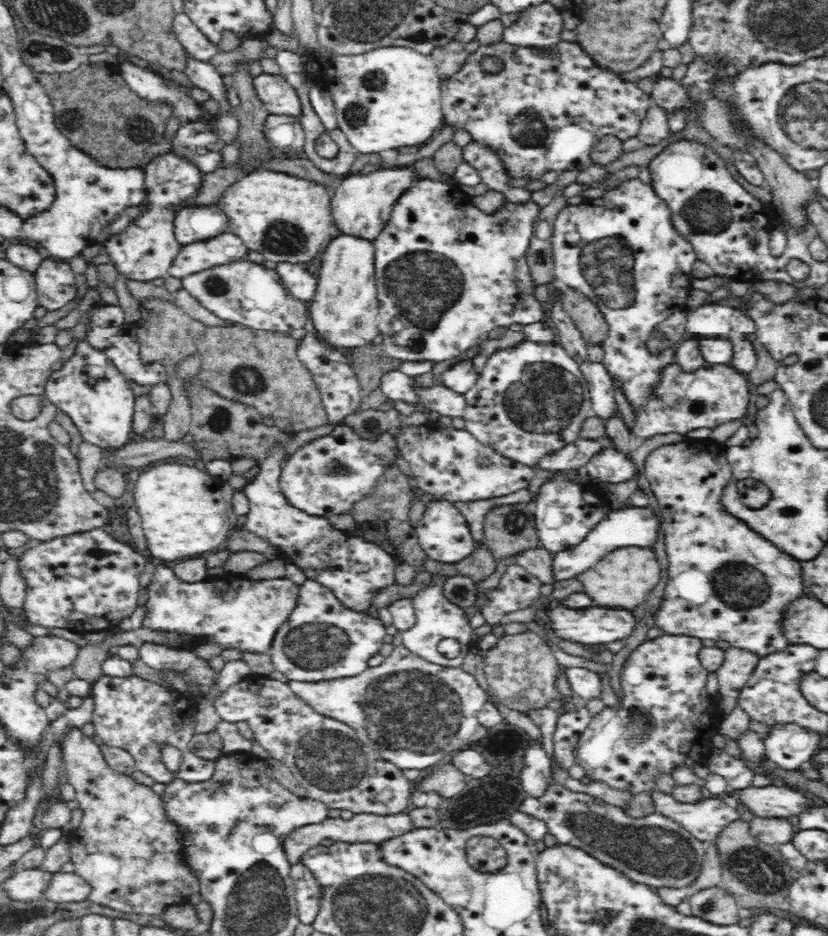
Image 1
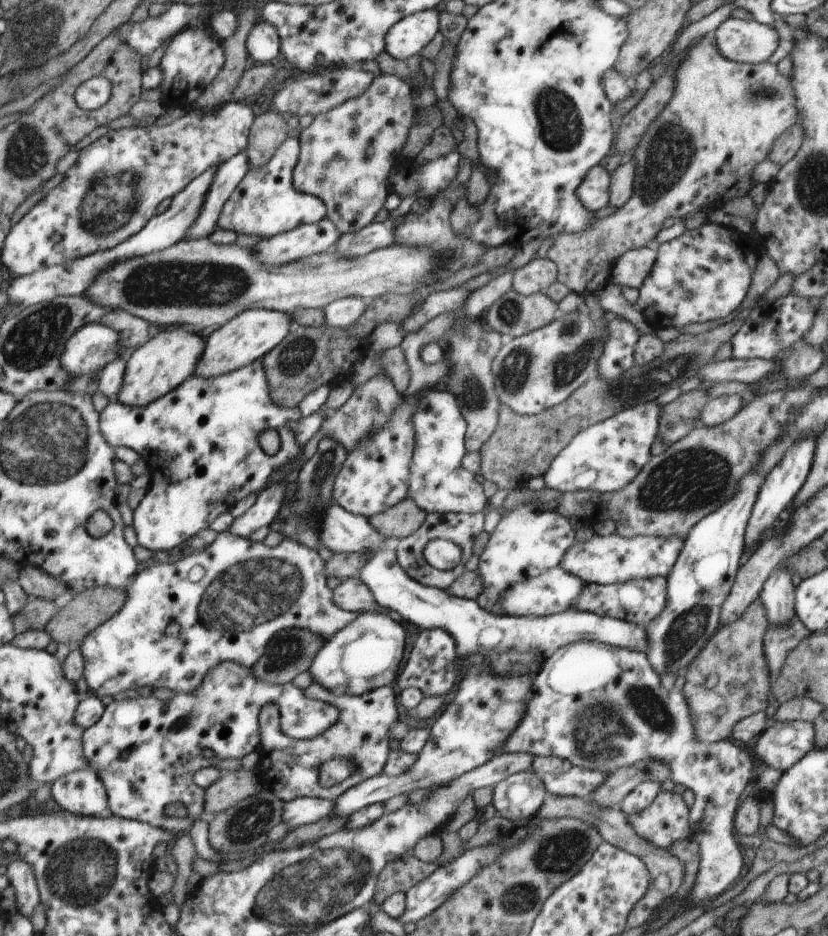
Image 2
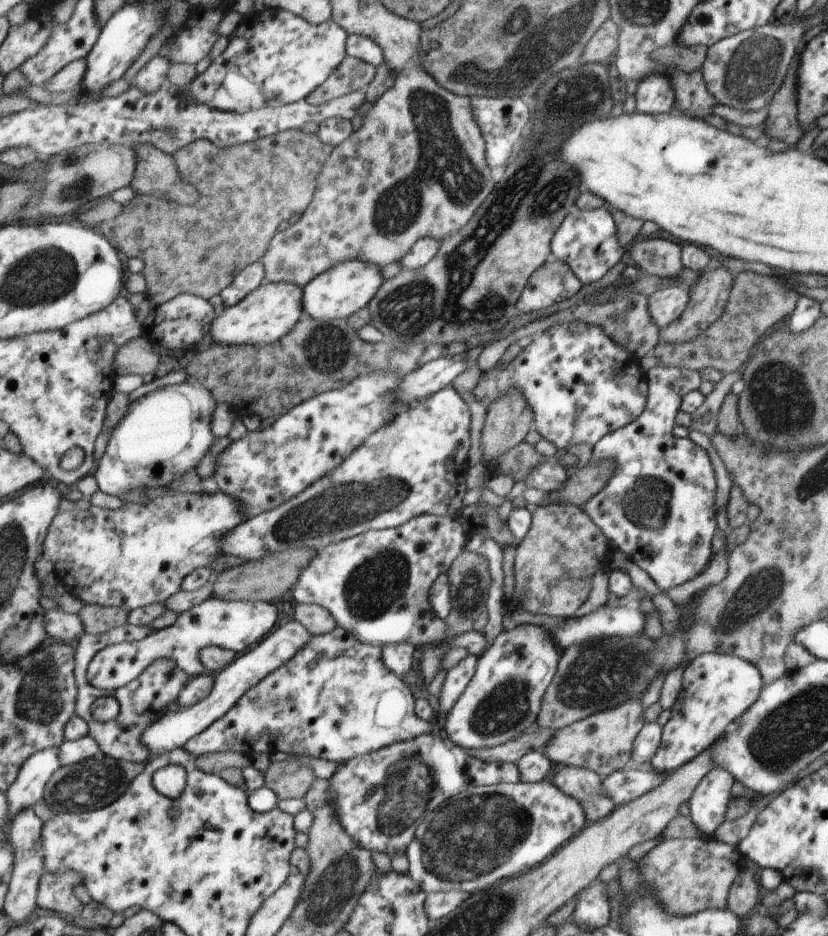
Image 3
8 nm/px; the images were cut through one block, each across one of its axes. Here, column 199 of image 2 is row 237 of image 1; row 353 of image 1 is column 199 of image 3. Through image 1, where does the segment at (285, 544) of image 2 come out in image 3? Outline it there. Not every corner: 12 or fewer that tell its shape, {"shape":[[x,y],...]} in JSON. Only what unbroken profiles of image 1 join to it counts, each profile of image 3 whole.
{"shape":[[211,597],[170,627],[100,650],[93,686],[116,691],[159,658],[192,678],[208,646],[243,655],[279,620],[267,601]]}

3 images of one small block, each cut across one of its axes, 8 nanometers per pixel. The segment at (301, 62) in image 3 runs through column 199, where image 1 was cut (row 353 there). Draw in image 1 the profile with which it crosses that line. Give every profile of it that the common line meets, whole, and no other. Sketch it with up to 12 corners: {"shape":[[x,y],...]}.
{"shape":[[80,339],[45,384],[13,400],[34,420],[48,401],[105,453],[135,440],[136,397],[102,351]]}

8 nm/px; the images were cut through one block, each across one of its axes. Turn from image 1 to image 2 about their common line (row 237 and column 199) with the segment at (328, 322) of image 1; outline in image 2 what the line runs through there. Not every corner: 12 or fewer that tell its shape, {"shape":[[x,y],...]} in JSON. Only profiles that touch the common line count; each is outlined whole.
{"shape":[[165,330],[131,351],[117,400],[149,406],[195,376],[205,342]]}

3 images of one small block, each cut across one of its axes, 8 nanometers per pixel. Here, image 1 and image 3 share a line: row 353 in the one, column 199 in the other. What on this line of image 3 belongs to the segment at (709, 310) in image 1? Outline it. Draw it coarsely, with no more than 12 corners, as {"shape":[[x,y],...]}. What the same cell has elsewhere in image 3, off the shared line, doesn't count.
{"shape":[[338,626],[184,747],[342,763],[430,732]]}

